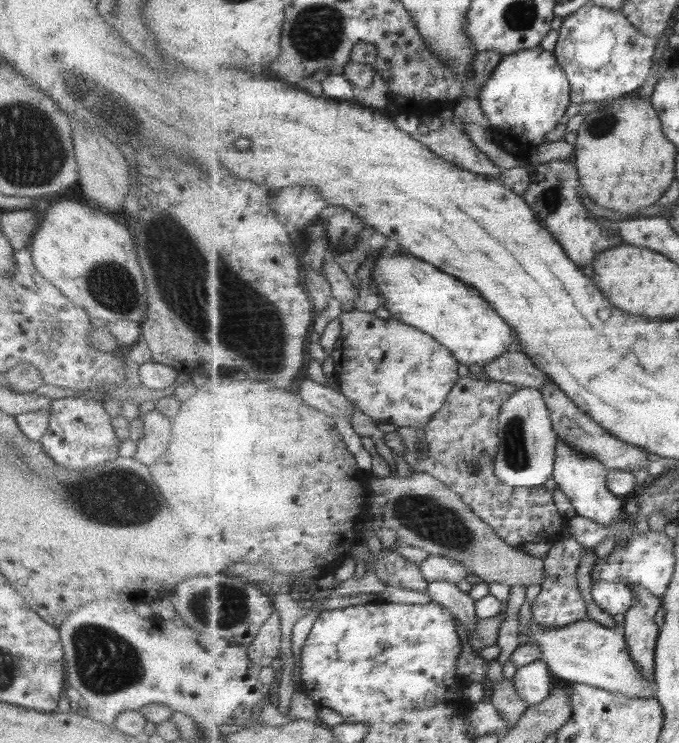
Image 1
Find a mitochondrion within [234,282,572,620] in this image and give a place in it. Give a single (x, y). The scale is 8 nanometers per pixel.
(436, 522)

